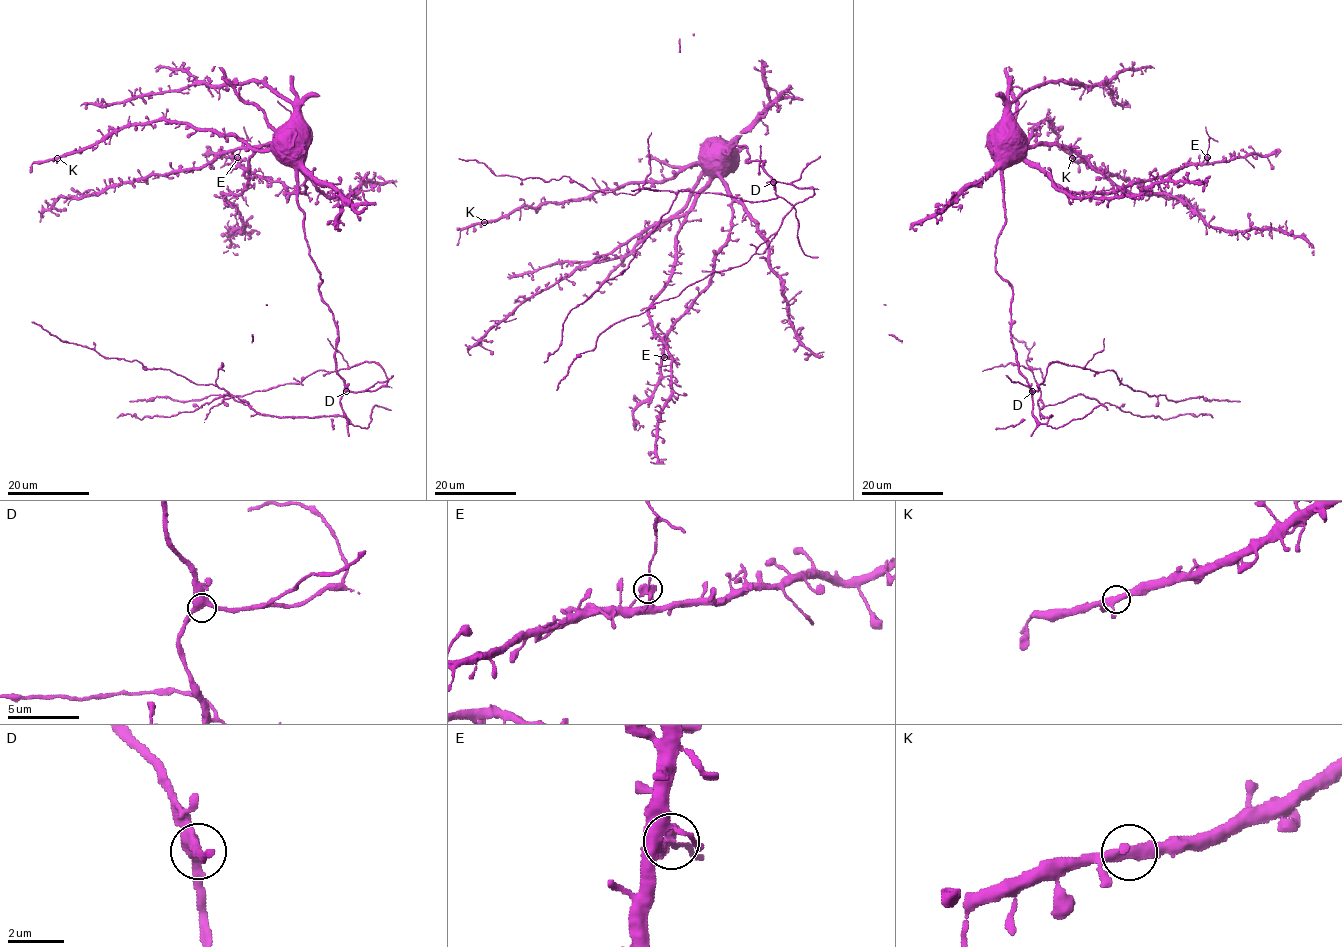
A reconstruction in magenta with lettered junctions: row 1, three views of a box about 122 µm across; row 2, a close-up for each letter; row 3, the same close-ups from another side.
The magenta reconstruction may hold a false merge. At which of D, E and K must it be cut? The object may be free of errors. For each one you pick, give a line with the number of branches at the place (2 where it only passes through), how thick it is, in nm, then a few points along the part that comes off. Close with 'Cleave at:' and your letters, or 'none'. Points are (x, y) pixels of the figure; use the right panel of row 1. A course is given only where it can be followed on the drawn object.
E: branches 3; calibre 340 nm; course (1207, 158), (1210, 137), (1205, 127)
Cleave at: E

